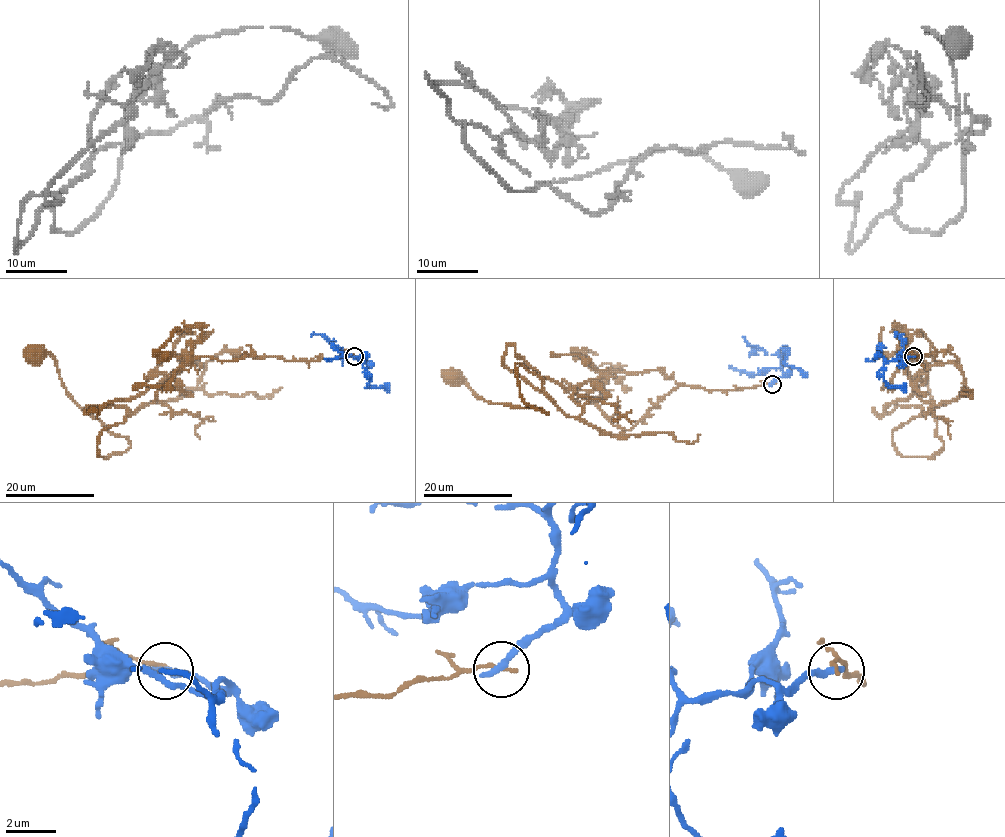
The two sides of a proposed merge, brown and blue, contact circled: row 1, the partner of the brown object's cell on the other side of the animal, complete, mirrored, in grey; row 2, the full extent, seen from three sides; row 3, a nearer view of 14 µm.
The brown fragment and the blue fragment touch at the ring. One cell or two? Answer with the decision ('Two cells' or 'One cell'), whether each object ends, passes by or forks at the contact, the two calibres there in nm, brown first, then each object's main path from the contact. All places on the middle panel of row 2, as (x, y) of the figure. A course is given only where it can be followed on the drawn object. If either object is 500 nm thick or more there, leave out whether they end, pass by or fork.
Two cells. At the ring brown ends. At the ring blue ends. Thickness 150 nm (brown) against 320 nm. Course of brown: (772, 384), (679, 385), (618, 435), (569, 417), (520, 364), (520, 397), (548, 414), (490, 403), (452, 377). Course of blue: (772, 384), (783, 374), (781, 355), (785, 350), (787, 354), (784, 363), (807, 375)

